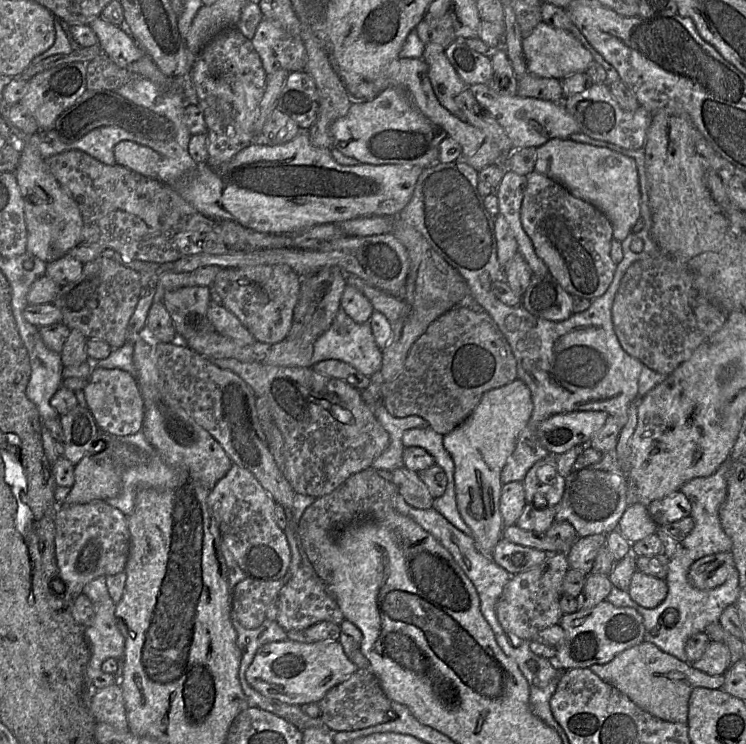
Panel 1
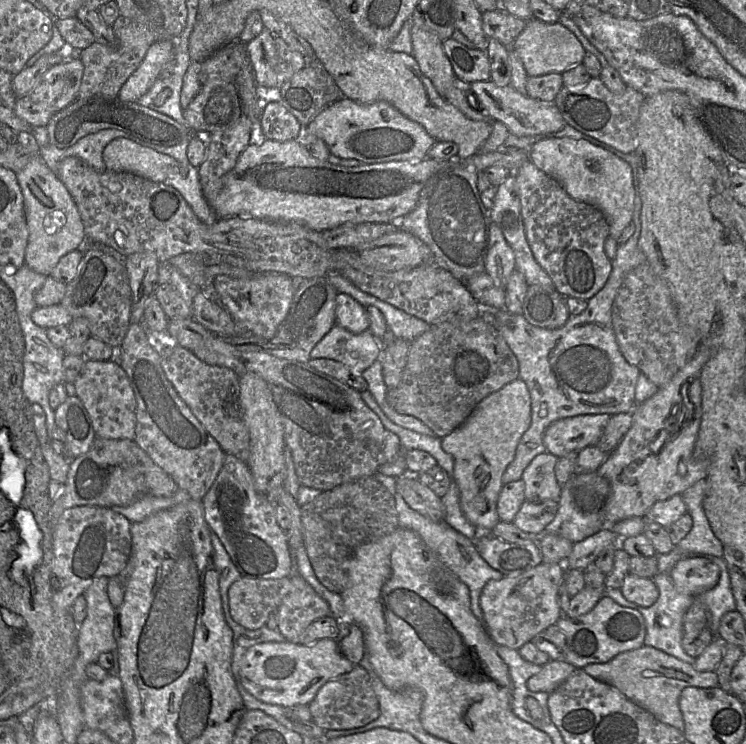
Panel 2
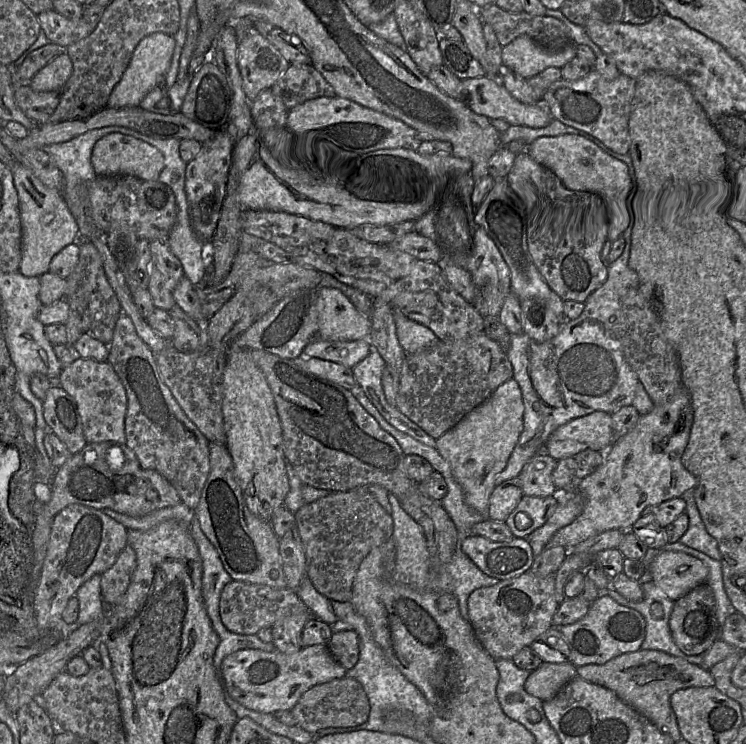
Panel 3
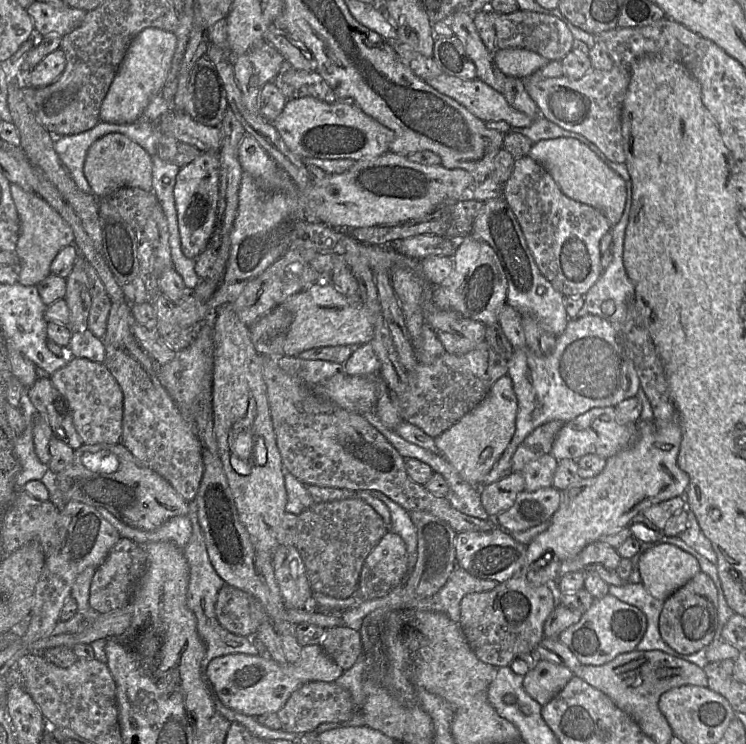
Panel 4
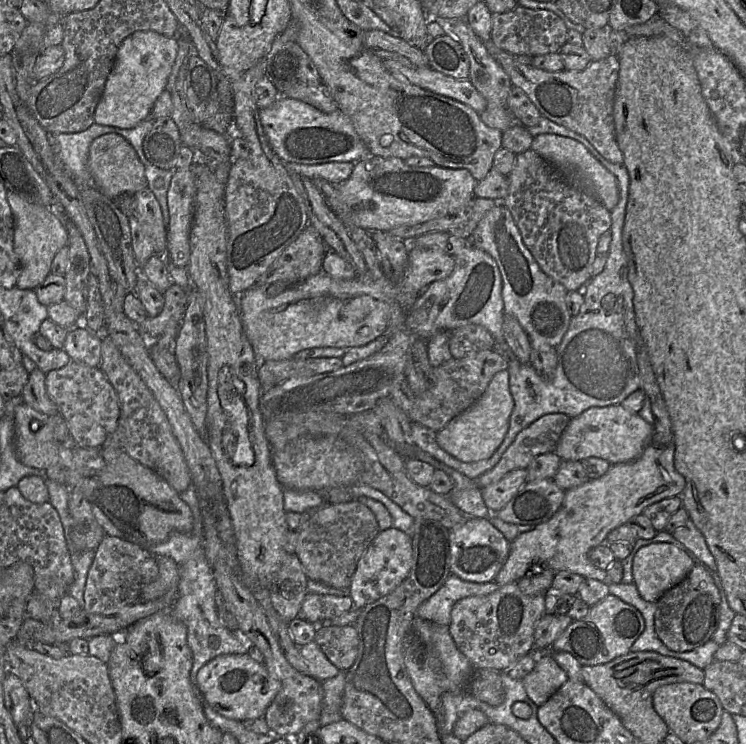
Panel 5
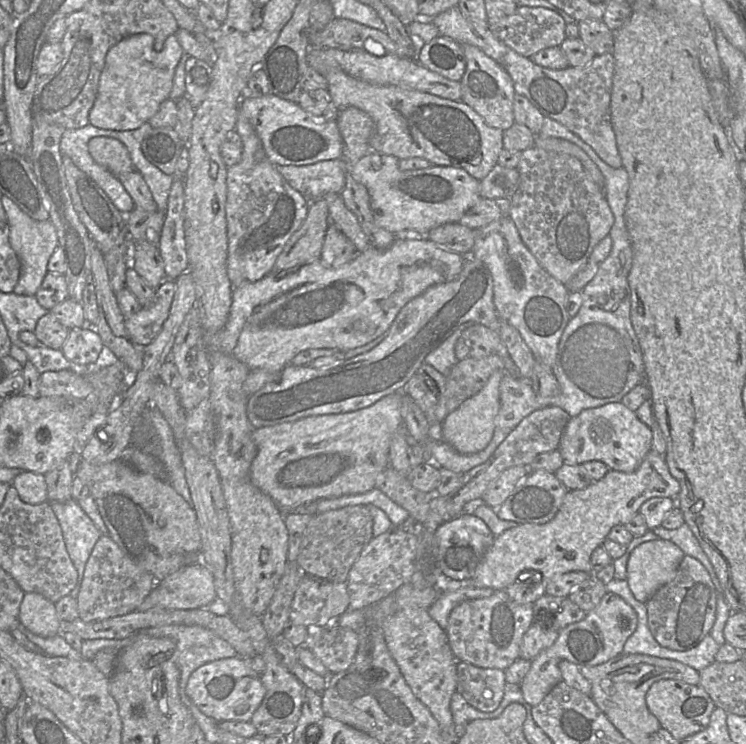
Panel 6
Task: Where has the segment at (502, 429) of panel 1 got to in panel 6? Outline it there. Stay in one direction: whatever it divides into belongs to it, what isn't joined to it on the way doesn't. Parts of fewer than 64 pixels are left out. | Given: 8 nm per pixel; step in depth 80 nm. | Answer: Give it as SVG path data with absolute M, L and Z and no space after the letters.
M504 369L493 372L479 393L464 401L440 423L443 426L442 437L444 441L458 452L462 454L477 453L491 441L495 429L495 418L500 408L499 387L505 375Z

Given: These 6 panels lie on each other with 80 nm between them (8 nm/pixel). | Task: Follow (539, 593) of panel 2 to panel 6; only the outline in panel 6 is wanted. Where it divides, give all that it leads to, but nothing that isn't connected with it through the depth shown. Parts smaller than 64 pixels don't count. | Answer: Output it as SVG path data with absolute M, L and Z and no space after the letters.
M501 590L489 597L466 600L456 605L449 615L445 632L458 661L505 671L520 658L522 637L533 623L533 604L518 604L505 590Z

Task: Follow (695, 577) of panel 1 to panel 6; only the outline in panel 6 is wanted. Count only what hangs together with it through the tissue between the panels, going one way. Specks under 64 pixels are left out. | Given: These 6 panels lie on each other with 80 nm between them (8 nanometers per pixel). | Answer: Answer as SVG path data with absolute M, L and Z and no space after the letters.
M665 539L637 546L628 558L626 575L635 599L646 603L660 587L672 581L684 555L676 544Z

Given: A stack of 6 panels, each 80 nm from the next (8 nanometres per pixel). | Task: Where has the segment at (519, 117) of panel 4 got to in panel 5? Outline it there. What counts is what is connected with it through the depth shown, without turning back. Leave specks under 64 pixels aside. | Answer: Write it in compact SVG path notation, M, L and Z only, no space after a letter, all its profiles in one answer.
M382 59L386 69L413 85L464 103L481 114L487 106L486 99L469 79L455 79L430 67L411 68L391 59Z

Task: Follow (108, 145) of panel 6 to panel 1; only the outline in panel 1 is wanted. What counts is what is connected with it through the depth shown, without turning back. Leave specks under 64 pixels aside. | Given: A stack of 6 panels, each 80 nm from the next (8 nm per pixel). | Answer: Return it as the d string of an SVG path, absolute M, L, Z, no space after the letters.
M129 140L115 145L114 158L117 165L153 179L157 178L158 165L163 160L153 149Z

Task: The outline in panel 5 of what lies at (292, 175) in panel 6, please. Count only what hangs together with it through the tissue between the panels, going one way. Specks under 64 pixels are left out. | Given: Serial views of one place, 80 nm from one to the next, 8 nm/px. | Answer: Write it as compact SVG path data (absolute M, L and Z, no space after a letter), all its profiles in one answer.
M327 162L320 164L285 163L288 172L315 179L324 179L330 183L340 183L349 178L354 162Z

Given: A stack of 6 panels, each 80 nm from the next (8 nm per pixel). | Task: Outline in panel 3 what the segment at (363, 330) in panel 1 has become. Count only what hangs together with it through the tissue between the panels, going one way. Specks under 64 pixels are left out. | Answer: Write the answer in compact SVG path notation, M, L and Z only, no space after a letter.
M369 338L354 341L315 339L304 348L303 355L339 363L352 370L370 353L371 348Z

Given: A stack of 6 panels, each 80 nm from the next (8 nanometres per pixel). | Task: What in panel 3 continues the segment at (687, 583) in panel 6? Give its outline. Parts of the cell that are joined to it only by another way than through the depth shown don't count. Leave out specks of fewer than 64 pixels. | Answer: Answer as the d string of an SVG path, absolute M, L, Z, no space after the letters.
M707 583L693 588L674 602L669 617L669 629L677 647L687 655L704 654L719 638L716 603Z

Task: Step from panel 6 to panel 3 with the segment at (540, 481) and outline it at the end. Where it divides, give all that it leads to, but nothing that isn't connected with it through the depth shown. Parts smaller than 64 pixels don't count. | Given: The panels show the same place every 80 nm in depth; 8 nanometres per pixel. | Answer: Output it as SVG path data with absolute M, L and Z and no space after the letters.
M523 495L505 524L514 537L526 538L540 528L554 513L557 507L557 495L548 497L533 497Z

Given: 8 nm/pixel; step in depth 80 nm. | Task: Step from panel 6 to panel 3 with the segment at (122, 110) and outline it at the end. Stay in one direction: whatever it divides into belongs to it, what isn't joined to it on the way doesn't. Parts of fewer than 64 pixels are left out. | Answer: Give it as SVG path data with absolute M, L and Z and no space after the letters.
M161 32L144 37L136 46L131 61L123 73L121 80L114 87L107 101L109 108L138 106L145 95L164 81L170 67L176 40L174 36Z

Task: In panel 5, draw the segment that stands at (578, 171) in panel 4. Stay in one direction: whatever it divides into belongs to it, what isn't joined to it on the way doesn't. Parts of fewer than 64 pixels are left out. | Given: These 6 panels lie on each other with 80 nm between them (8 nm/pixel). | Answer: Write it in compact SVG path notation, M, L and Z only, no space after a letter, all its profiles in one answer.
M541 134L534 137L530 150L533 150L554 165L573 169L573 184L595 196L609 211L612 211L616 206L619 200L619 188L616 177L580 142L556 134Z

